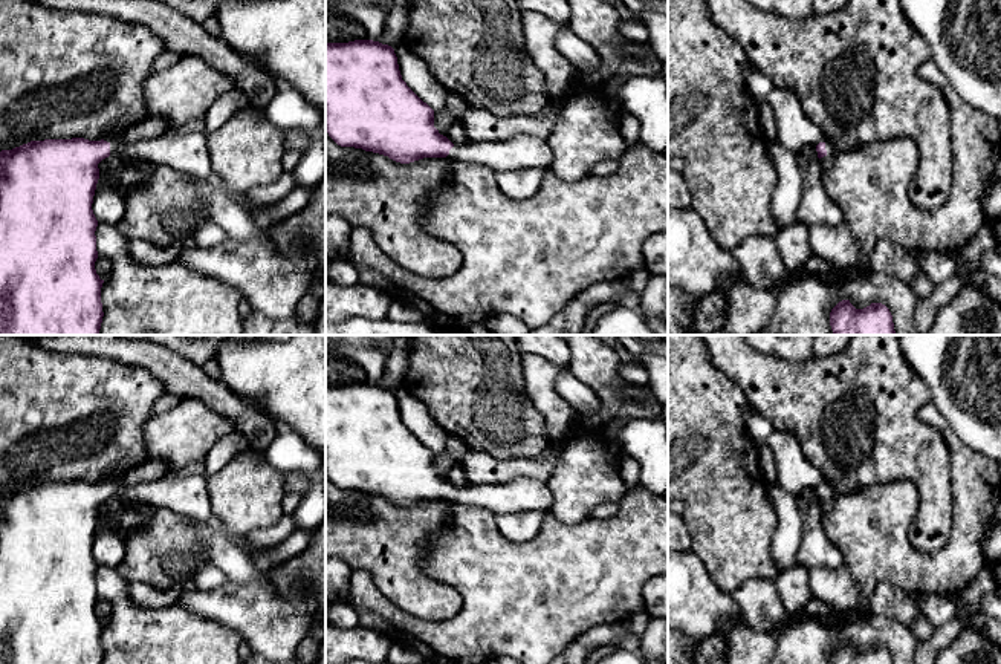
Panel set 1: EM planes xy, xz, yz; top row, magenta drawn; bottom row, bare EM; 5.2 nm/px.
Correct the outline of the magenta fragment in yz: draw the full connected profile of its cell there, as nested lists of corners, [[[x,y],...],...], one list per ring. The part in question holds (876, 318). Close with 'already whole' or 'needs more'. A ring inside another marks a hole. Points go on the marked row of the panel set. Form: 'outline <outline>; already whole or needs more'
outline [[[842,300],[830,312],[830,326],[834,335],[896,335],[892,315],[882,303],[856,309]]]; already whole

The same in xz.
outline [[[373,40],[326,43],[326,132],[341,147],[355,147],[410,164],[446,158],[481,164],[494,173],[549,168],[553,151],[538,136],[518,135],[500,142],[454,145],[434,127],[434,110],[402,80],[394,49]]]; needs more

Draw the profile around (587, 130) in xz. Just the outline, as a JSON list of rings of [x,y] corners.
[[[569,0],[570,20],[567,26],[584,41],[590,43],[599,57],[598,67],[588,73],[578,73],[564,95],[565,101],[546,142],[553,151],[549,170],[565,182],[575,182],[591,174],[596,164],[607,159],[619,161],[628,145],[619,129],[622,84],[633,76],[662,75],[662,61],[650,49],[643,57],[631,57],[620,43],[622,17],[608,0]]]

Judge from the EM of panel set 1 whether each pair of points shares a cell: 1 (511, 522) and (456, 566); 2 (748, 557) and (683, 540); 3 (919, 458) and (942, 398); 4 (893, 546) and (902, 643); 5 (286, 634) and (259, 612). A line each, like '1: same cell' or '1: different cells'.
1: different cells
2: different cells
3: different cells
4: different cells
5: same cell

